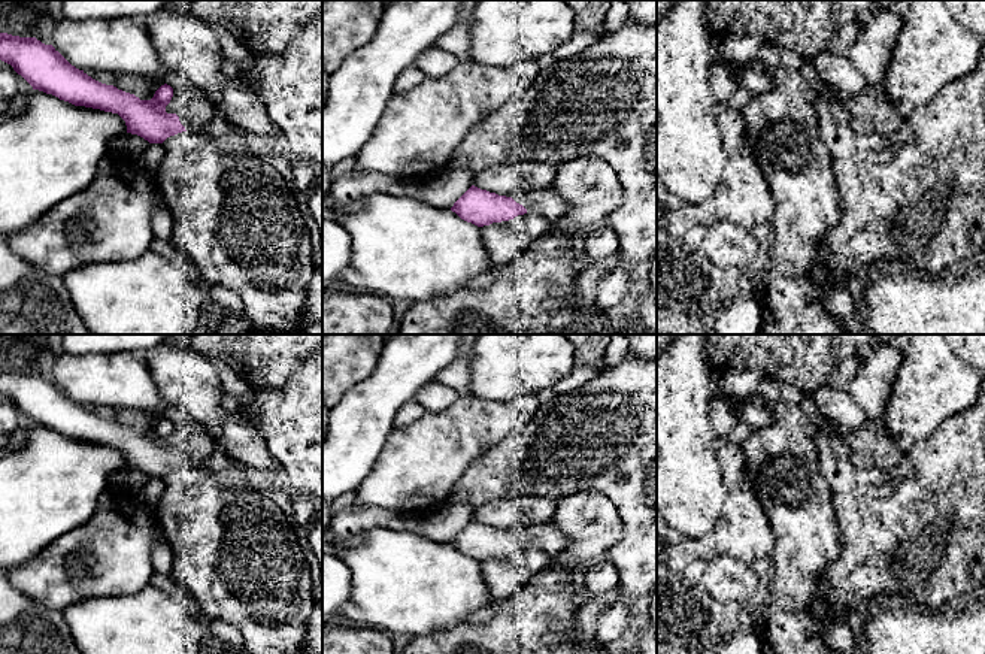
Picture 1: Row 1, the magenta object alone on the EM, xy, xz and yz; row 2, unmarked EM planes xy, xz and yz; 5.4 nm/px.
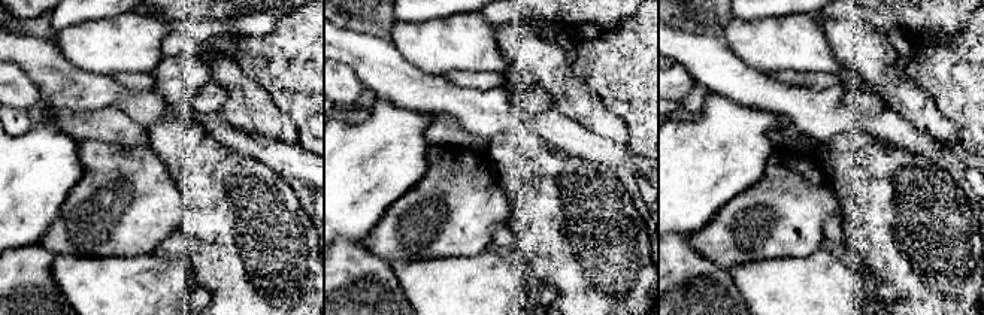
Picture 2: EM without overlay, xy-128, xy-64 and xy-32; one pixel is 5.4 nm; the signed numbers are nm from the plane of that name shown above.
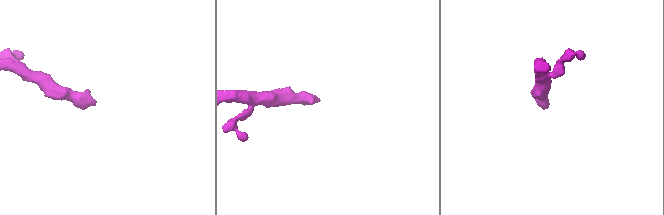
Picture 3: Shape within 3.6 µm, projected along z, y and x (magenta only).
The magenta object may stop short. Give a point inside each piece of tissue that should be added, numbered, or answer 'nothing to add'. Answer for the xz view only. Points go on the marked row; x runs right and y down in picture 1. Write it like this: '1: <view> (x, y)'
1: xz (546, 203)

